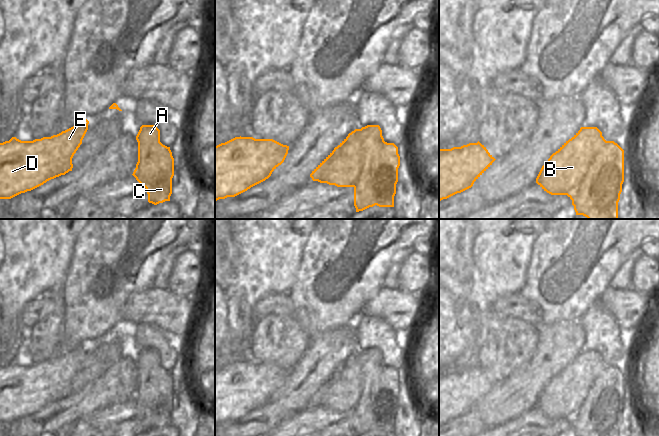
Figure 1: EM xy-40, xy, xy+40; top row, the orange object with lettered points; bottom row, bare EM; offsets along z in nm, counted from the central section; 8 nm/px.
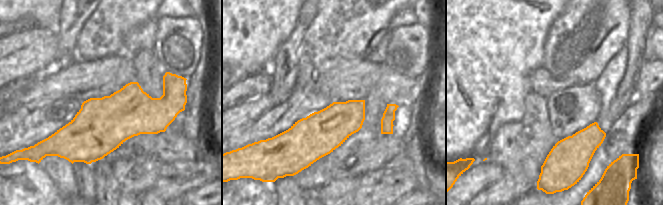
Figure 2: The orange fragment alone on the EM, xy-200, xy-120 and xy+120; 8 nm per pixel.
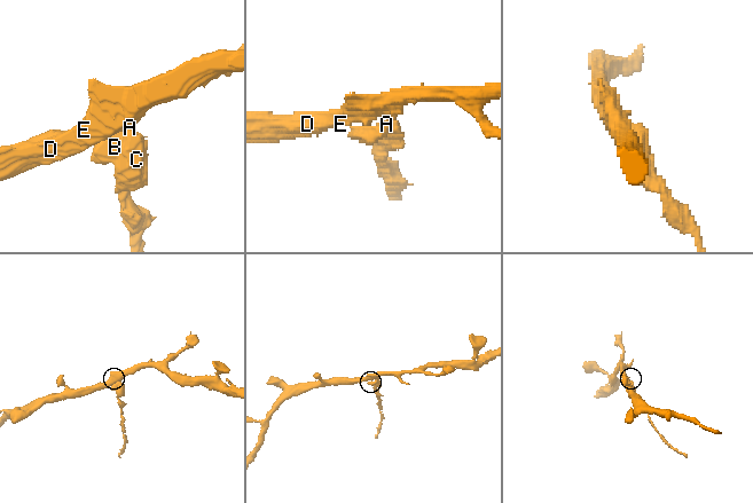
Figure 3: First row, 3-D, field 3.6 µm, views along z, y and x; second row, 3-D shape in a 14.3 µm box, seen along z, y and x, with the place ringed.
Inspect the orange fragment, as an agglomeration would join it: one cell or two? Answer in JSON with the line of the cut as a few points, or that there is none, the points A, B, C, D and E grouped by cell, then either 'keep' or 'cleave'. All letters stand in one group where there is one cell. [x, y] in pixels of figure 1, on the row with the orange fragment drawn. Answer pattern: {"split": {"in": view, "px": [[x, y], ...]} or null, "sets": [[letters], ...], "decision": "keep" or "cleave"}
{"split": {"in": "xy+40", "px": [[606, 141], [590, 164], [572, 201]]}, "sets": [["A", "B", "D", "E"], ["C"]], "decision": "cleave"}

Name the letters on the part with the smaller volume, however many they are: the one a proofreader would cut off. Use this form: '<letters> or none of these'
C

